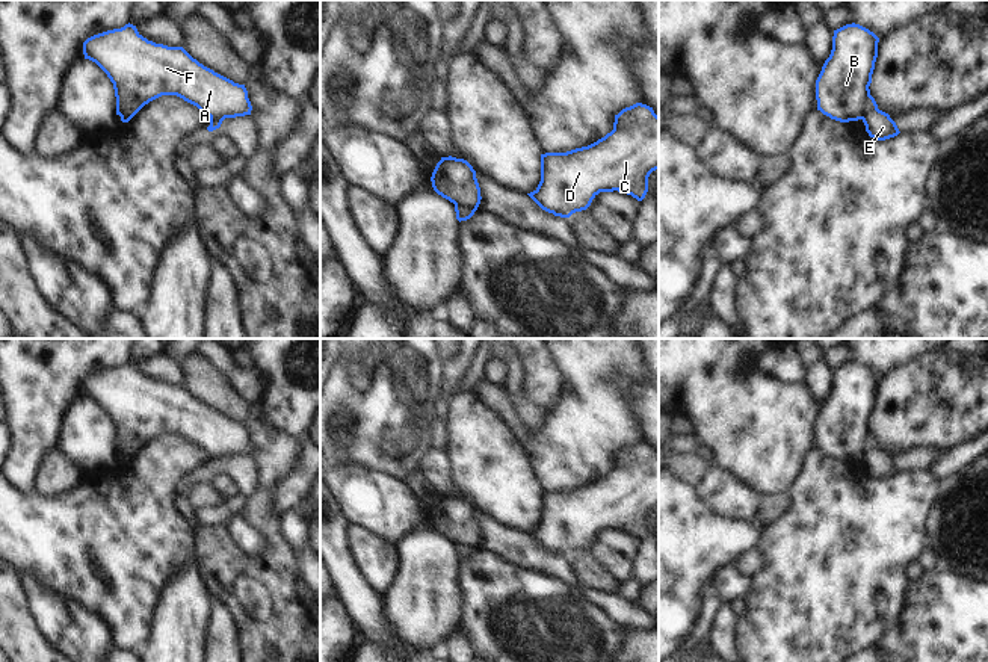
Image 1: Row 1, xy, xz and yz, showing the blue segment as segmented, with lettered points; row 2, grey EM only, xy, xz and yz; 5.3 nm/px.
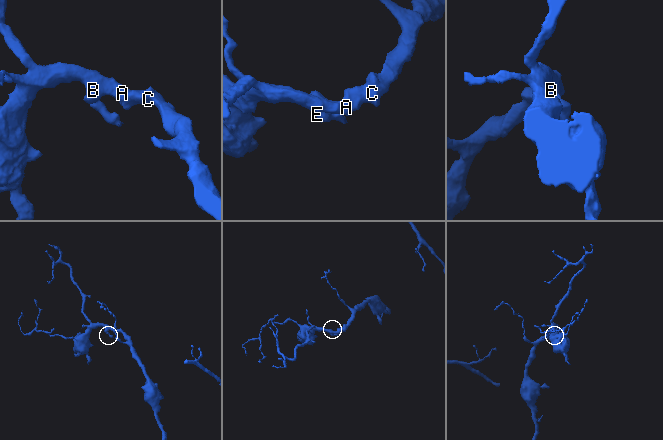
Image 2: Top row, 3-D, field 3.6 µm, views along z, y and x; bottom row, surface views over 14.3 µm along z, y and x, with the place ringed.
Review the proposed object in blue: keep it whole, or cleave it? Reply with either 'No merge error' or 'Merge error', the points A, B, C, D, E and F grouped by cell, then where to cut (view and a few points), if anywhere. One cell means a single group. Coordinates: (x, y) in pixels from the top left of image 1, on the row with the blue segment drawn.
Merge error. Groups: A B C D F / E. Split along yz (869, 94), (861, 118).

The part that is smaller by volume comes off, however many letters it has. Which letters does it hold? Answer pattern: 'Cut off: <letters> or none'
Cut off: E

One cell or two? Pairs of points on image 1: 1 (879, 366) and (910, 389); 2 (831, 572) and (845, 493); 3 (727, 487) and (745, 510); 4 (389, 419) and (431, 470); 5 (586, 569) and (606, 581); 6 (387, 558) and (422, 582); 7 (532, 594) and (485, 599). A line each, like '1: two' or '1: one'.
1: two
2: one
3: one
4: two
5: one
6: two
7: one

